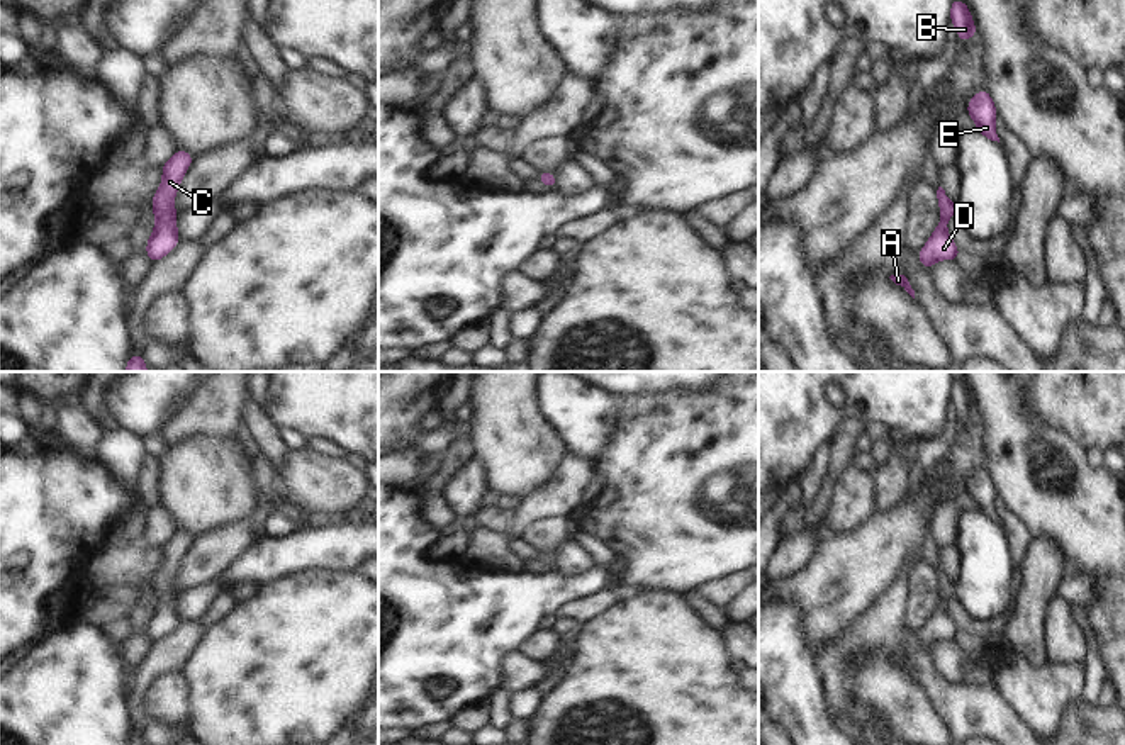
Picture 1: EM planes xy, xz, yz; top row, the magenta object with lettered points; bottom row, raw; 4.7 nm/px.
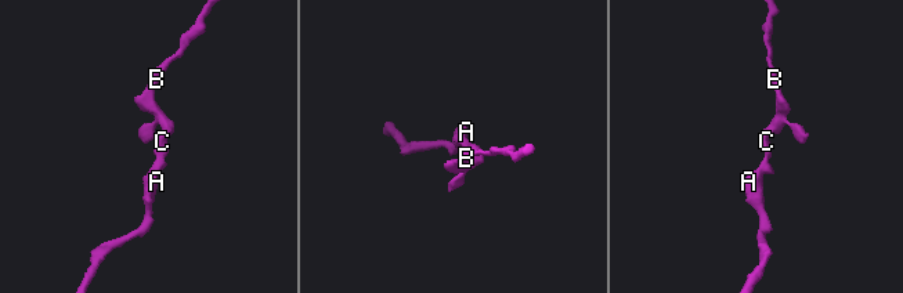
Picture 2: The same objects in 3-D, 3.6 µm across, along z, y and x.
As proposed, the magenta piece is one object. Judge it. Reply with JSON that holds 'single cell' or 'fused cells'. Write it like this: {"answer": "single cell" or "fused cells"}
{"answer": "single cell"}

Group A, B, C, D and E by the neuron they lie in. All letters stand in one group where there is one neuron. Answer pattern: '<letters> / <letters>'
A B C D E

